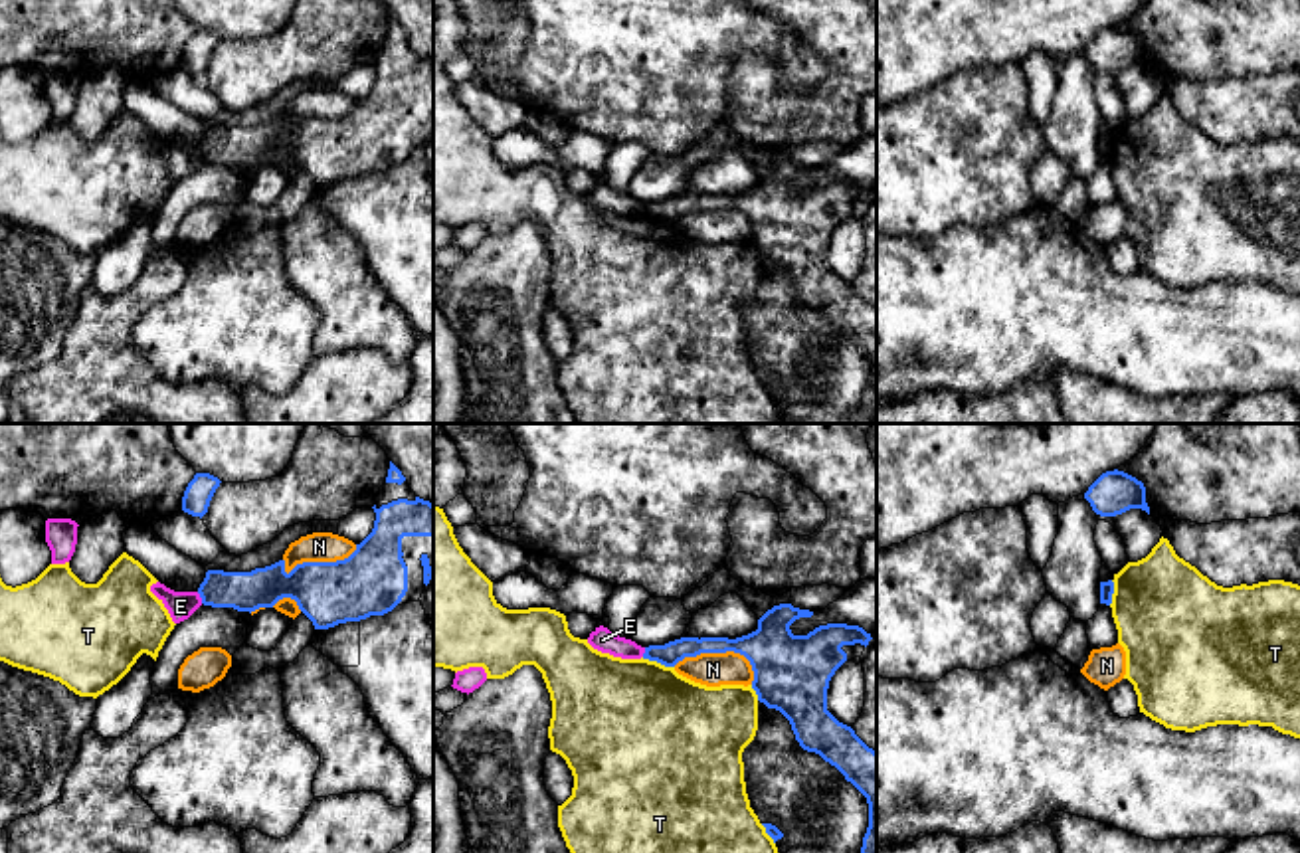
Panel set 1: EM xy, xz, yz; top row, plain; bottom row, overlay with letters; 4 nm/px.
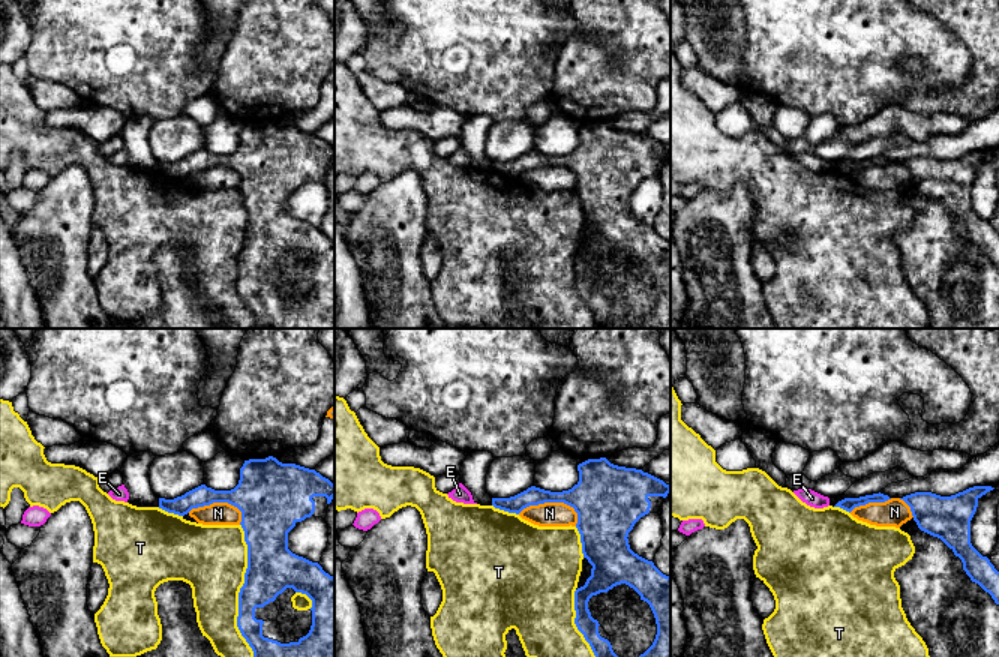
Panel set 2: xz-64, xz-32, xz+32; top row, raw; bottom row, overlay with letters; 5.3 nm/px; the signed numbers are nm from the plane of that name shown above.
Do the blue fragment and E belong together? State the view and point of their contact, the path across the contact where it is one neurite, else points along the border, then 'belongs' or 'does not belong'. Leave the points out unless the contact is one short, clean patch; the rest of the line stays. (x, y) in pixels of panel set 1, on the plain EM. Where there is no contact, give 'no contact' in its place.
meets blue in xy at (200, 153); border along xy (196, 149), (202, 159); does not belong

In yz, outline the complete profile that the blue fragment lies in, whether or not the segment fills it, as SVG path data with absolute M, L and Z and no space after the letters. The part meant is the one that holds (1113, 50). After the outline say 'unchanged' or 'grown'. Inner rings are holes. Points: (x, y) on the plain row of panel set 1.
M1118 26L1102 30L1088 44L1084 55L1100 73L1116 73L1130 65L1142 65L1150 71L1144 40Z | unchanged

